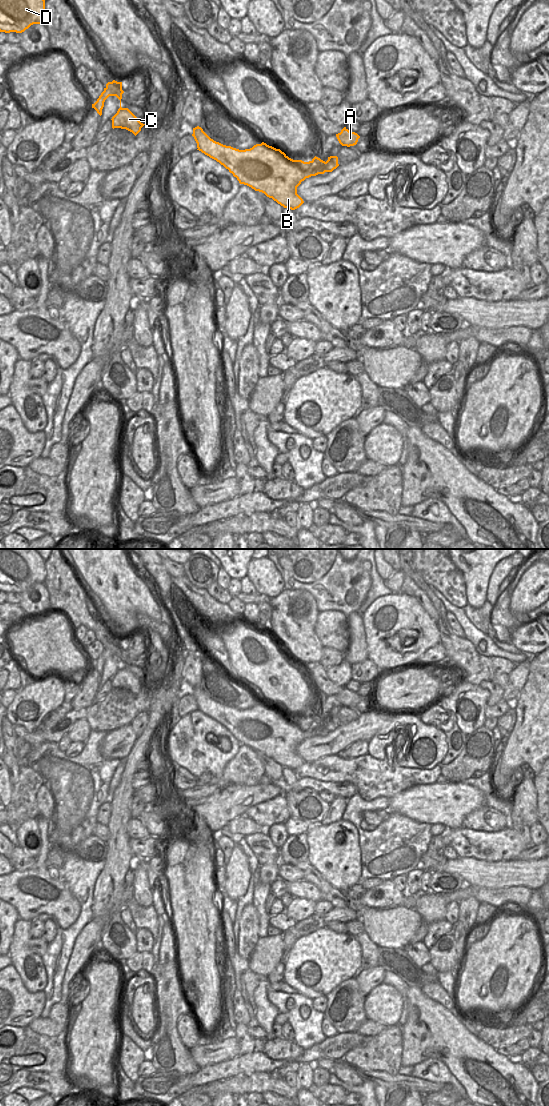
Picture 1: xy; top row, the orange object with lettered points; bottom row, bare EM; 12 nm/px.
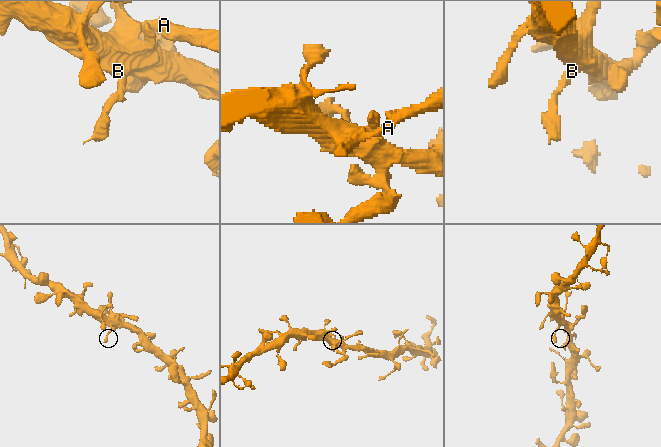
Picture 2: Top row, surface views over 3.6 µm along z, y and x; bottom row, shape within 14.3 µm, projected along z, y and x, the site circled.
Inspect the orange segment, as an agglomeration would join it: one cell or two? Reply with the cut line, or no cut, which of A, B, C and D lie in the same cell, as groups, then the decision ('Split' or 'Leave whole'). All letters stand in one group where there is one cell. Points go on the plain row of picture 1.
No split. Groups: A B C D. Leave whole.

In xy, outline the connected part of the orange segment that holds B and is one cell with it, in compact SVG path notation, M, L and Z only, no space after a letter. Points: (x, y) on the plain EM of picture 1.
M199 686L193 688L192 696L197 710L223 725L240 744L264 753L291 770L304 763L297 754L297 747L302 741L332 732L339 726L337 716L328 717L326 722L316 716L309 722L293 720L280 709L264 702L239 710L214 701Z

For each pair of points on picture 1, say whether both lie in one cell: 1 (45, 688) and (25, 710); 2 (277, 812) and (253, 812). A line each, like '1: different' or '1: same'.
1: same
2: same

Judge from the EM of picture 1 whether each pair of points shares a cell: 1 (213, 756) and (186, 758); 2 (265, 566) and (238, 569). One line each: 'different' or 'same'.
1: same
2: different

